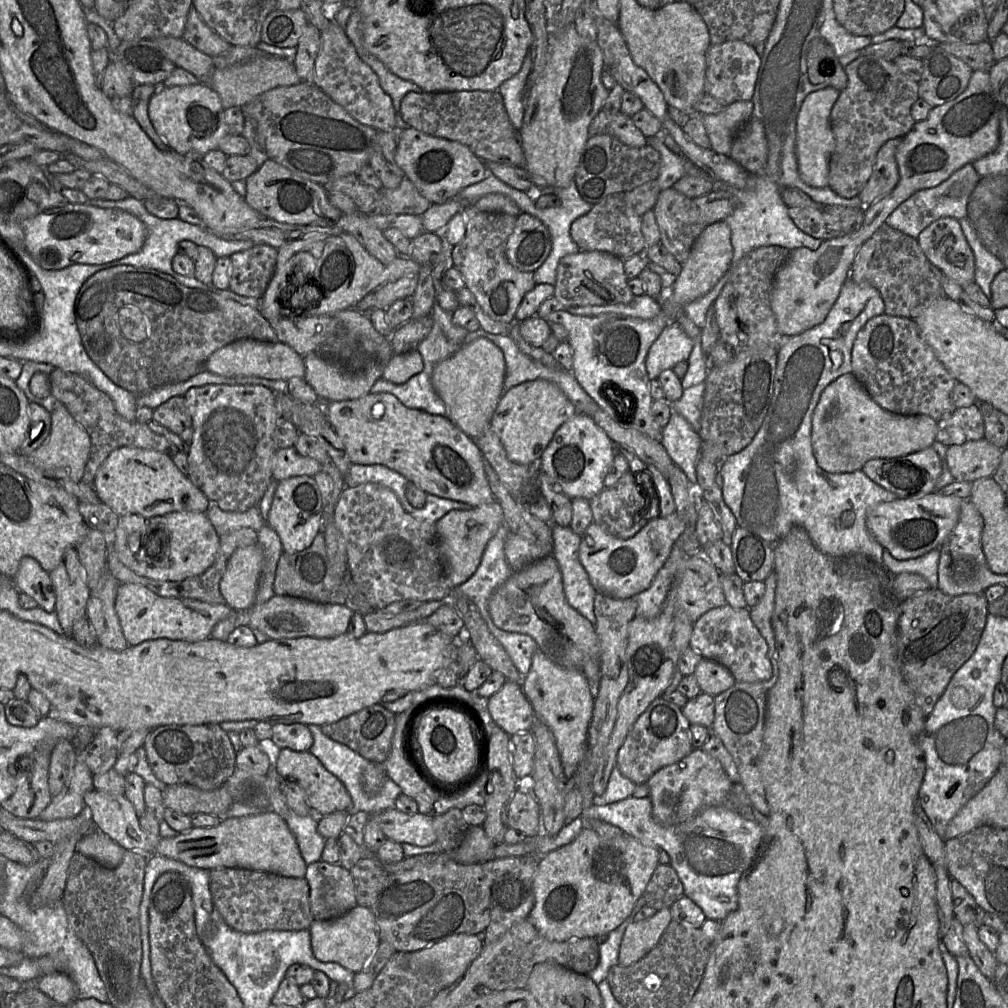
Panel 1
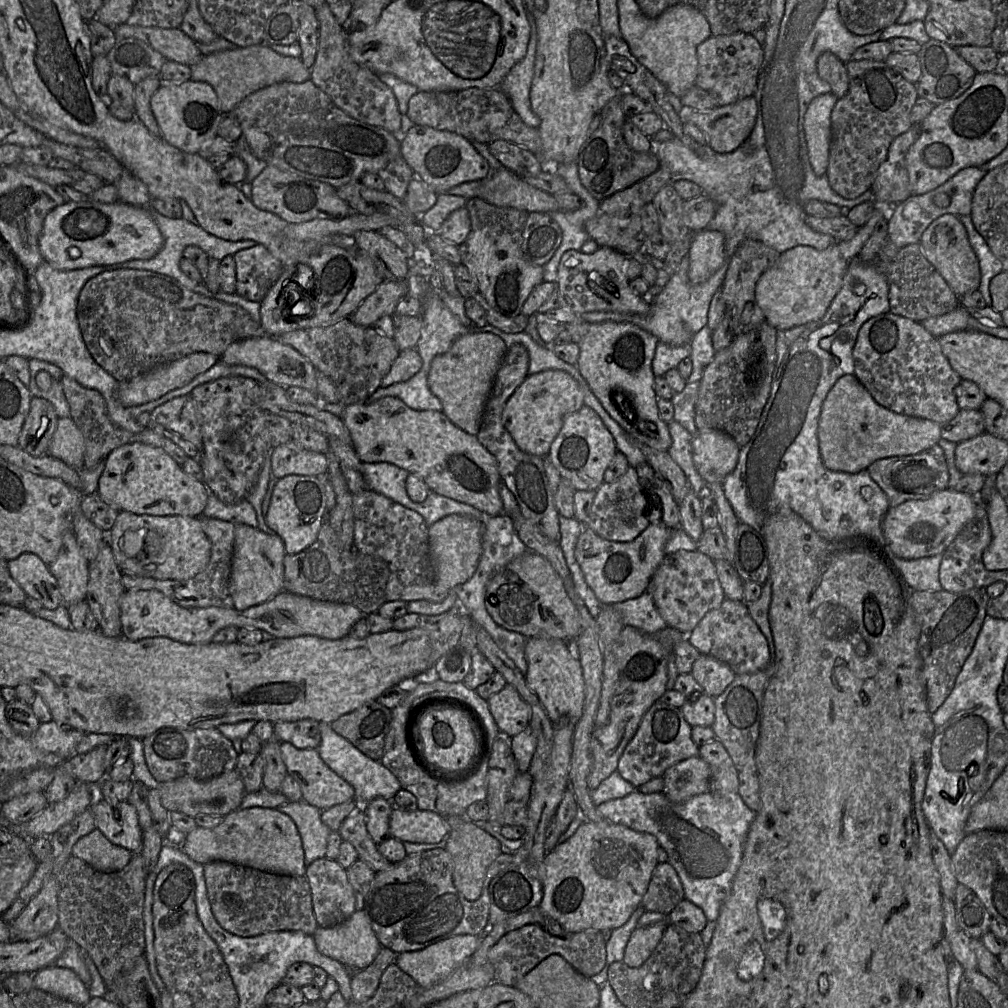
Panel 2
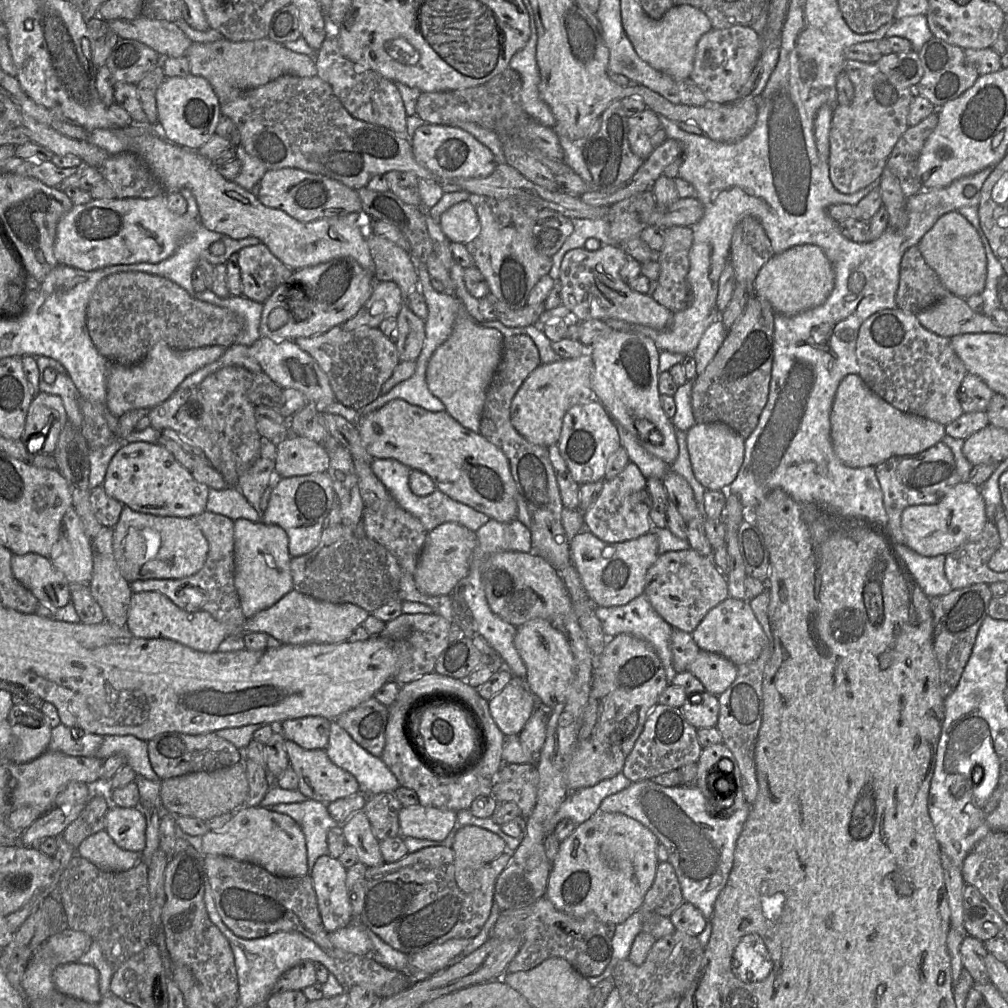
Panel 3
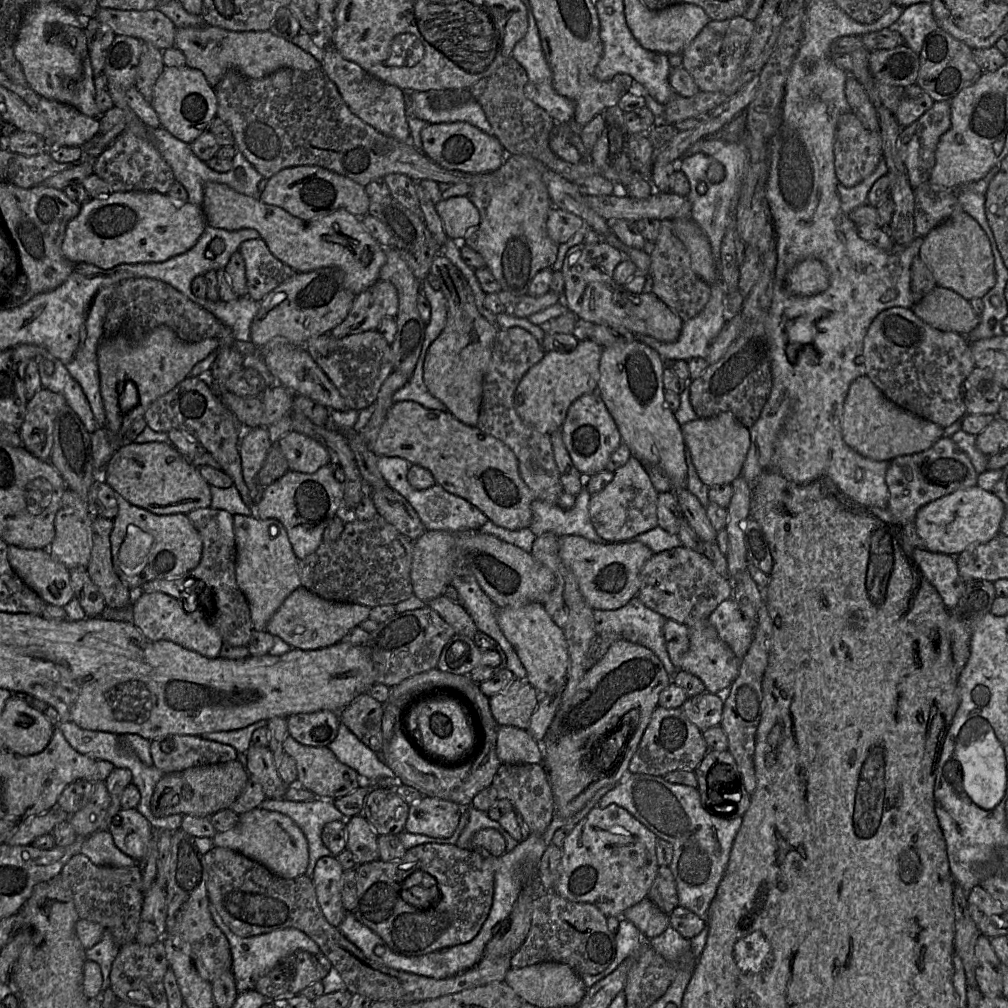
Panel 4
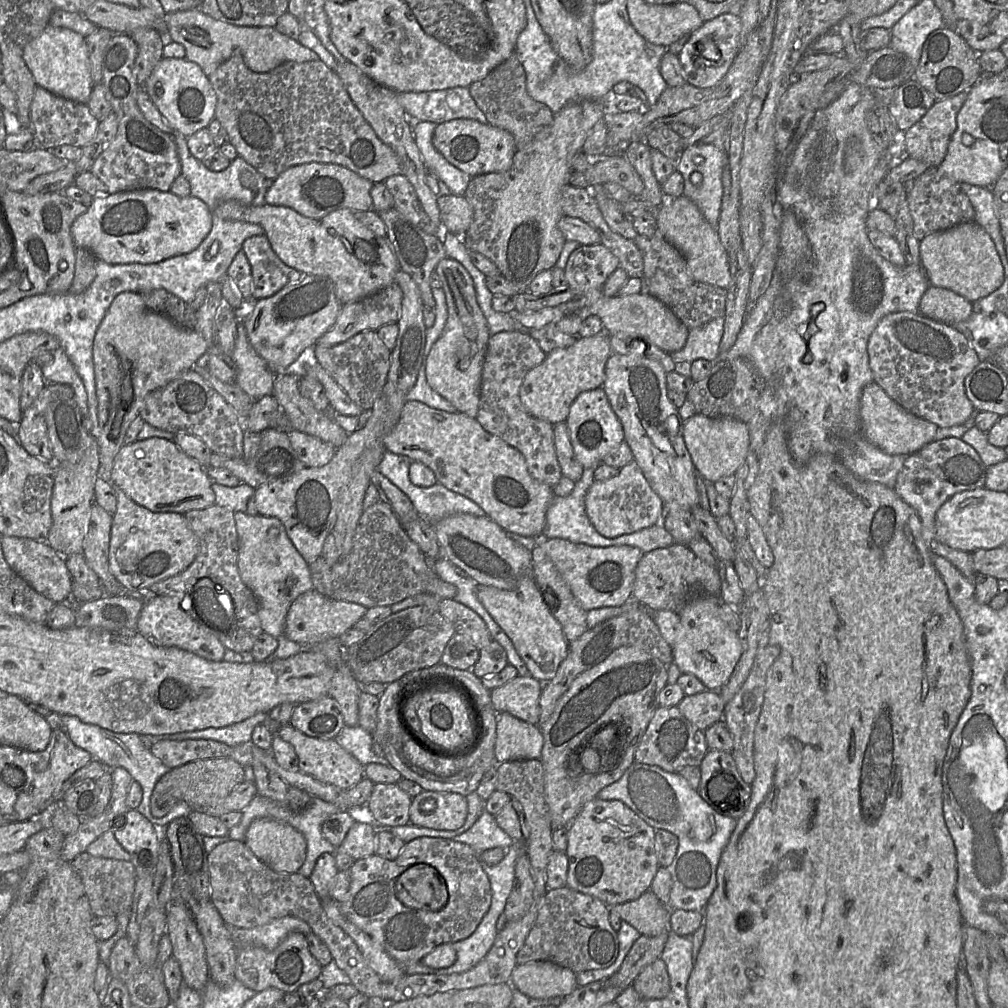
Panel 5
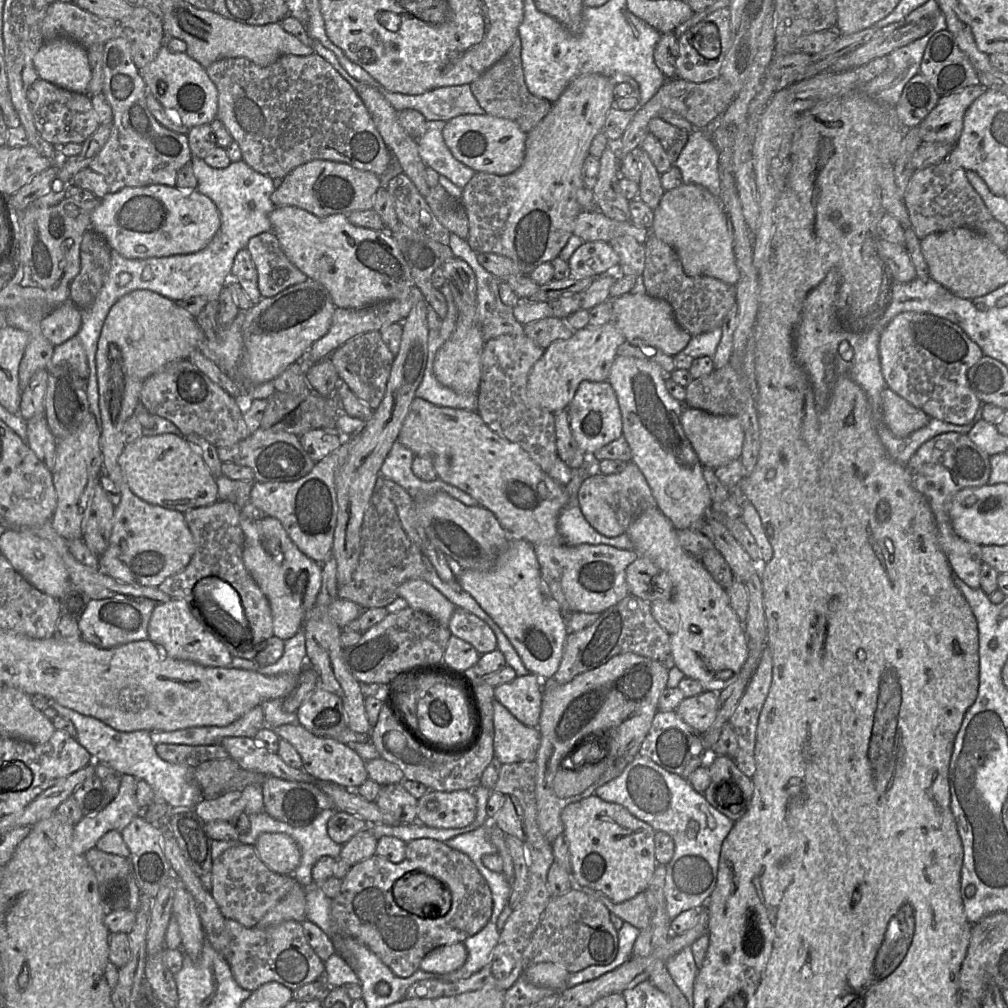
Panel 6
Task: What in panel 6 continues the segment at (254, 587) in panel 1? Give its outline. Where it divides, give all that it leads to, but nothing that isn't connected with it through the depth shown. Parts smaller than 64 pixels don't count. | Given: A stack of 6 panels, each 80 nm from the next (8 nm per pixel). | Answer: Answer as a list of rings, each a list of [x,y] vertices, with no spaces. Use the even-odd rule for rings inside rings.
[[[240,512],[239,523],[245,536],[243,562],[270,603],[274,636],[289,639],[303,628],[308,611],[316,604],[322,566],[298,549],[278,519],[266,516],[254,520]]]

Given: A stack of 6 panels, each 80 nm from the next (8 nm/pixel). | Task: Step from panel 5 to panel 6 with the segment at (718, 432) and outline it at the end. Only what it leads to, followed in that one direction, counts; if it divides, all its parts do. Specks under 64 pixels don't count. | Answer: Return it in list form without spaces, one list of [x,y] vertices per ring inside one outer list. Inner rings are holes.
[[[687,407],[682,410],[681,424],[687,439],[703,467],[717,469],[735,459],[740,459],[744,432],[738,417],[713,415],[700,409]]]

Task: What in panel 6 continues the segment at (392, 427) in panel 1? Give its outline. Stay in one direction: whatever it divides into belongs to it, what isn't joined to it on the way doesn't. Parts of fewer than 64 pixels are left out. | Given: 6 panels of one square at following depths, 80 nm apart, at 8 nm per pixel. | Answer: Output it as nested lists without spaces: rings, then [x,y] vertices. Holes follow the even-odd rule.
[[[415,397],[409,406],[397,441],[410,449],[415,456],[431,460],[438,479],[470,495],[491,511],[510,538],[526,540],[532,544],[564,544],[558,528],[558,516],[567,503],[564,487],[536,464],[518,444],[492,431],[476,411],[434,405]]]

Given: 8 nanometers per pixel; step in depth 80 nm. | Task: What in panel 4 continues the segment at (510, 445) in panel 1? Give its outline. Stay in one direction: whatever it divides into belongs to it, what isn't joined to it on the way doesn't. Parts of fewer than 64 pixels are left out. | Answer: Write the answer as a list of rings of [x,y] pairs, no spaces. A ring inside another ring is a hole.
[[[585,339],[570,352],[550,351],[522,377],[515,393],[514,408],[519,417],[537,431],[552,434],[561,428],[570,405],[580,396],[596,391],[603,347]]]

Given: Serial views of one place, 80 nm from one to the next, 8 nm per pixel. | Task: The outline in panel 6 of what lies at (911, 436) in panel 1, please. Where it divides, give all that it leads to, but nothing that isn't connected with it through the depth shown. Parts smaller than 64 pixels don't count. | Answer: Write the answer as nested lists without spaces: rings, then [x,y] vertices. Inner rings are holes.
[[[886,388],[882,392],[884,422],[891,433],[904,438],[926,426],[930,417]]]

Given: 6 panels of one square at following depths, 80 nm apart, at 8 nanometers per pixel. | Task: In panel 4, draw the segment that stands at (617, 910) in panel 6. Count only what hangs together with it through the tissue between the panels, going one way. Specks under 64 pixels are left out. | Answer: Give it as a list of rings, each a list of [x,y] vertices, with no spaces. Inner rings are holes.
[[[648,897],[627,908],[620,918],[631,921],[648,939],[661,935],[670,925],[669,914],[663,912]]]

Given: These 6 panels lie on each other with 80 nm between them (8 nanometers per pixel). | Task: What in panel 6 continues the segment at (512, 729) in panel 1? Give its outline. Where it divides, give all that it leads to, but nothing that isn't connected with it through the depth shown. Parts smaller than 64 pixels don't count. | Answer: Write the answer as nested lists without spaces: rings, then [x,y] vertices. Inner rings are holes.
[[[534,674],[517,676],[493,688],[494,699],[505,706],[520,722],[538,727],[543,700],[542,680]]]

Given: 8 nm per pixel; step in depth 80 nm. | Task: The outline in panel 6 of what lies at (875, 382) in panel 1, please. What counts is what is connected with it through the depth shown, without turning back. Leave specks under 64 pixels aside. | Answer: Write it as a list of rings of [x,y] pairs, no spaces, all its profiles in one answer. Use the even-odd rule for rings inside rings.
[[[904,312],[883,329],[878,349],[888,389],[932,419],[958,426],[974,420],[983,404],[971,390],[967,374],[984,355],[960,327],[930,314]]]

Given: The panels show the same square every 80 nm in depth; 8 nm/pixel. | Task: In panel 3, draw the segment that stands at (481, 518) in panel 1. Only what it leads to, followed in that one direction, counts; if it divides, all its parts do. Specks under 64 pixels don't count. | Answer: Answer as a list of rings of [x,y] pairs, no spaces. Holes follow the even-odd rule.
[[[455,522],[443,523],[428,532],[414,573],[418,590],[429,596],[451,594],[457,583],[467,576],[476,545],[475,532]]]

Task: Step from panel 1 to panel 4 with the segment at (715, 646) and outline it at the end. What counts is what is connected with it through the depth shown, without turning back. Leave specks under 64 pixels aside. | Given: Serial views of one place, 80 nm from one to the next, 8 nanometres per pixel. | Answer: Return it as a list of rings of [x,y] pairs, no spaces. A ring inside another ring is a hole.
[[[732,598],[721,602],[708,616],[707,622],[714,627],[719,639],[731,648],[735,656],[742,659],[753,641],[755,622],[742,615]]]

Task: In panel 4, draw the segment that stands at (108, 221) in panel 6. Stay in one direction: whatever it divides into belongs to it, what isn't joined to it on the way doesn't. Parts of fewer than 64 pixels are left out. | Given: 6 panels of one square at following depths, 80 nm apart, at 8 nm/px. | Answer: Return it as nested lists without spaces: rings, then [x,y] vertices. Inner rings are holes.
[[[150,191],[112,192],[81,205],[79,214],[67,225],[61,250],[74,264],[87,263],[102,269],[111,269],[120,264],[159,263],[191,249],[206,226],[202,207],[189,202],[177,204],[168,194]]]

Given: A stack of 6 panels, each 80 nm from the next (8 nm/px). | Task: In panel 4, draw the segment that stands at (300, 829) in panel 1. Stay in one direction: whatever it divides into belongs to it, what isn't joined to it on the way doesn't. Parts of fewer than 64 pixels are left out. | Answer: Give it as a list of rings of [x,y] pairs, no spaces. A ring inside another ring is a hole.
[[[318,797],[310,801],[266,798],[258,807],[287,815],[302,830],[308,842],[309,861],[305,875],[309,877],[313,874],[317,860],[322,856],[331,855],[321,837],[324,825],[331,821],[347,819],[335,807],[333,800]]]

